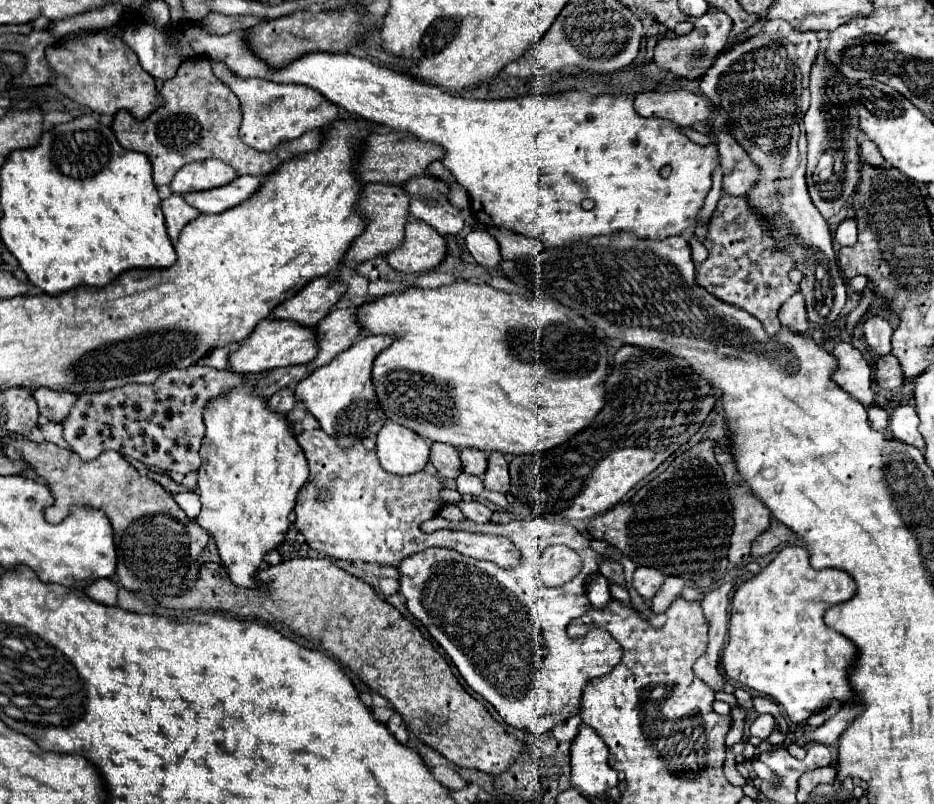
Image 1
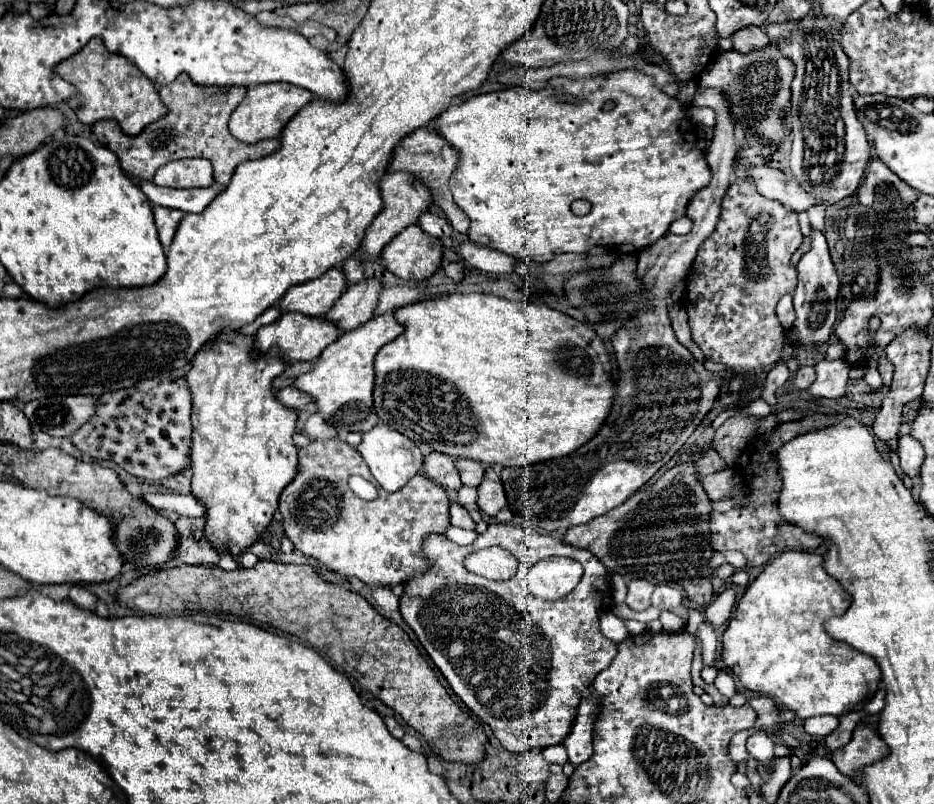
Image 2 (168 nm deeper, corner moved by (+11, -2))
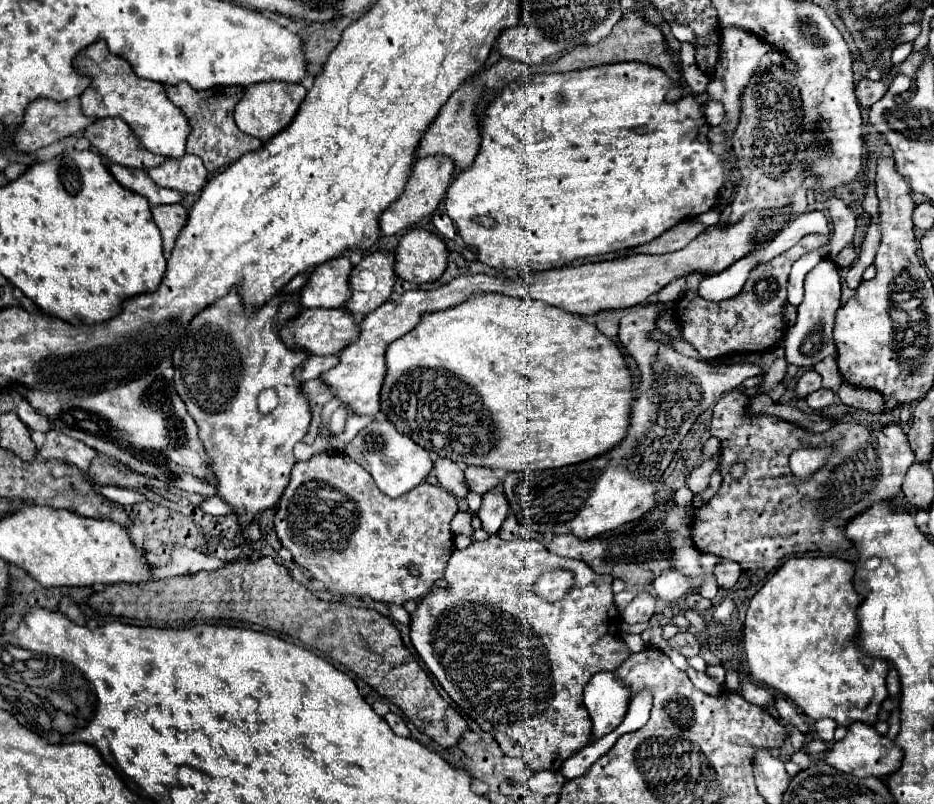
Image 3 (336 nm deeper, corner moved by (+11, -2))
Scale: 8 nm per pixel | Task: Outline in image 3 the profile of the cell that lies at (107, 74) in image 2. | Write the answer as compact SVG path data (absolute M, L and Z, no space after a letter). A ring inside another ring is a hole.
M103 40L81 50L81 54L73 60L73 66L91 78L87 90L81 94L81 112L85 116L123 118L137 134L139 142L153 154L163 154L169 158L181 158L185 154L189 124L185 114L175 108L165 96L163 84L157 84L153 80L141 80L139 86L139 78L129 66L129 62L121 56L111 54Z

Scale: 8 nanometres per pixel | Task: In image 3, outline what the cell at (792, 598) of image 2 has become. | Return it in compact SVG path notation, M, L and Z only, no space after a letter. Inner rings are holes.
M789 558L751 598L741 630L741 646L747 656L751 680L791 698L809 718L833 718L841 726L849 726L855 721L877 722L881 703L888 698L885 676L889 664L885 660L865 656L853 644L853 636L857 632L855 608L861 604L861 596L855 596L851 576L853 564L839 558Z

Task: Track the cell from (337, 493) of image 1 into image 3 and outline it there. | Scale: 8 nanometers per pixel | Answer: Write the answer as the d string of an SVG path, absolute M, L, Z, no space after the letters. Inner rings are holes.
M319 452L319 454L313 454L309 460L297 462L293 466L291 482L287 484L287 488L285 488L285 492L283 492L281 500L279 500L279 506L277 506L275 532L277 532L279 540L281 540L281 544L285 548L289 548L289 552L293 554L293 560L297 564L301 564L303 568L307 568L315 580L321 580L327 586L329 592L341 594L341 596L365 596L367 594L367 596L371 596L373 600L379 600L379 602L397 602L397 604L403 604L407 600L419 600L419 598L423 598L433 588L433 584L441 578L445 562L449 560L449 554L453 552L453 534L451 534L449 522L455 516L455 512L457 512L457 500L455 500L455 496L449 494L447 490L443 490L441 486L423 482L417 488L413 488L409 494L391 500L391 498L385 498L385 494L381 494L381 490L377 490L377 486L373 486L373 478L369 478L369 472L365 472L365 468L361 468L357 462L353 462L347 454L343 454L343 452L337 452L337 454ZM411 564L417 566L419 576L413 576L409 572Z

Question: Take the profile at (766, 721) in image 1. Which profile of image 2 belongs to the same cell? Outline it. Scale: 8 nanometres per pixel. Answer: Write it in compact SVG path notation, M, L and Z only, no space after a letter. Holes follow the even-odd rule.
M755 732L749 740L747 740L747 752L753 760L757 760L757 764L765 766L771 774L773 774L773 760L775 760L775 752L773 752L773 740L765 734L765 732Z

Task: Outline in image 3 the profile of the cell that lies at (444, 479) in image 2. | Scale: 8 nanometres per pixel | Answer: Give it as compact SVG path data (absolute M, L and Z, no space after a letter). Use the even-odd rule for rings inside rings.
M439 458L433 464L433 474L437 478L437 482L451 492L457 498L465 498L467 496L467 486L465 486L465 478L463 478L463 468L447 458Z

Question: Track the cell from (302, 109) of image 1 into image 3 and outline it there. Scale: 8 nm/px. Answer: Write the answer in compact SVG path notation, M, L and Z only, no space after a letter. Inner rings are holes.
M261 82L253 84L245 90L243 98L239 100L235 108L235 122L241 132L255 136L263 142L273 138L277 132L281 132L295 116L299 104L303 102L307 90L301 84L289 84L289 82Z

